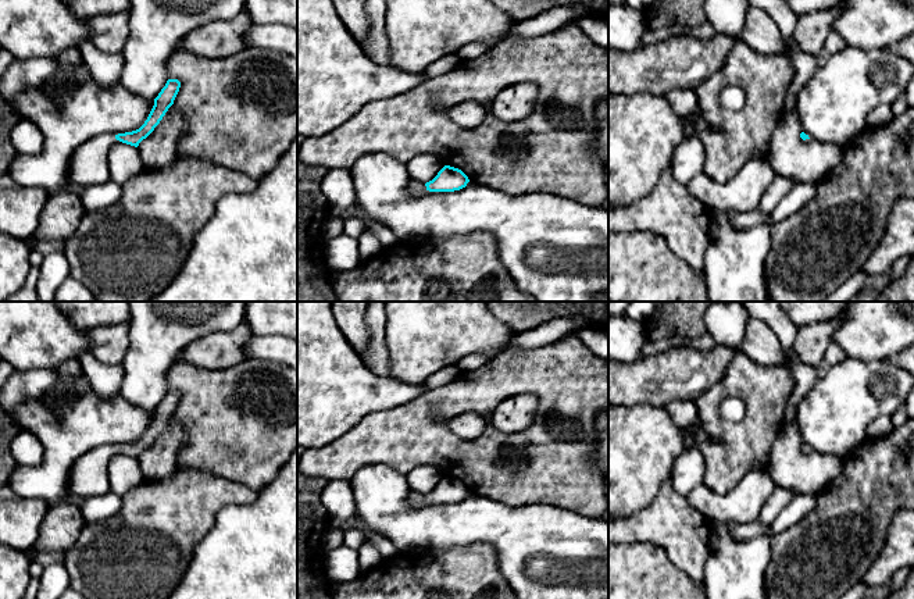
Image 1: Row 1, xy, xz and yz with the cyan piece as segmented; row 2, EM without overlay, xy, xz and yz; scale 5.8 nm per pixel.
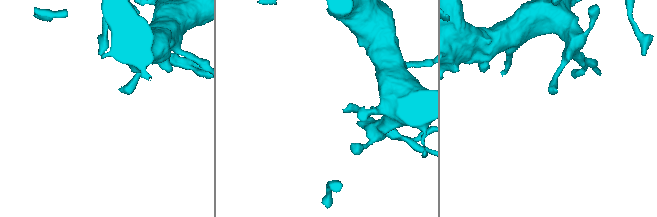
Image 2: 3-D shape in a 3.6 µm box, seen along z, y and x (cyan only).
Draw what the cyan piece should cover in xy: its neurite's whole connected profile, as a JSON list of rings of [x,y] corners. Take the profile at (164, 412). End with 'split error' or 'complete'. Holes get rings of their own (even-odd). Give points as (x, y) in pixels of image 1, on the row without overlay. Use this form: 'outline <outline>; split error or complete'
outline [[[168,391],[158,407],[144,435],[132,443],[103,445],[76,459],[69,473],[68,498],[71,502],[89,496],[104,495],[111,491],[108,481],[108,461],[117,453],[138,459],[154,439],[160,435],[179,403],[181,393]]]; split error

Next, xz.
outline [[[444,477],[438,486],[426,493],[411,492],[410,504],[418,507],[425,502],[429,503],[454,503],[467,498],[470,493],[468,488],[458,479]]]; split error

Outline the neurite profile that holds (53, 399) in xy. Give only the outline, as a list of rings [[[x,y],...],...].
[[[53,388],[42,395],[42,402],[50,413],[56,413],[63,404],[71,402],[81,388]]]

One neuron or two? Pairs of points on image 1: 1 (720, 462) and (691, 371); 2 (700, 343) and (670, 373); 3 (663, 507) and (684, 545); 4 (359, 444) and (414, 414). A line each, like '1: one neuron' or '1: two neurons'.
1: two neurons
2: two neurons
3: one neuron
4: one neuron

